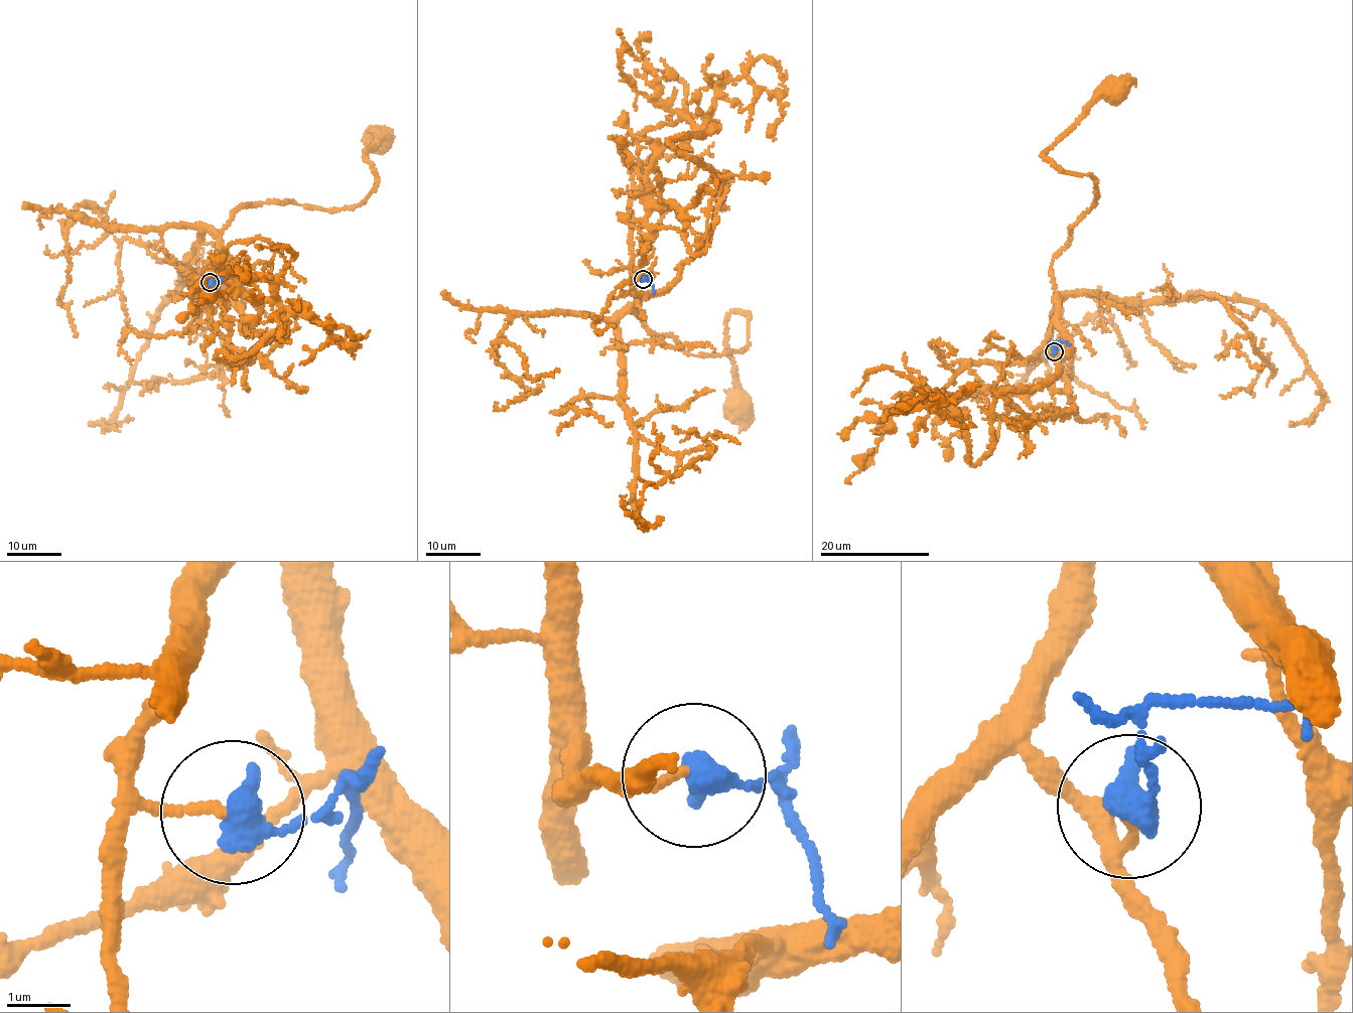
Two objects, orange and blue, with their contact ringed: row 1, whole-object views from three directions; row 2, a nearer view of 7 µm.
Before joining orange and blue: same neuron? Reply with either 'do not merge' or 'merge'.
do not merge

